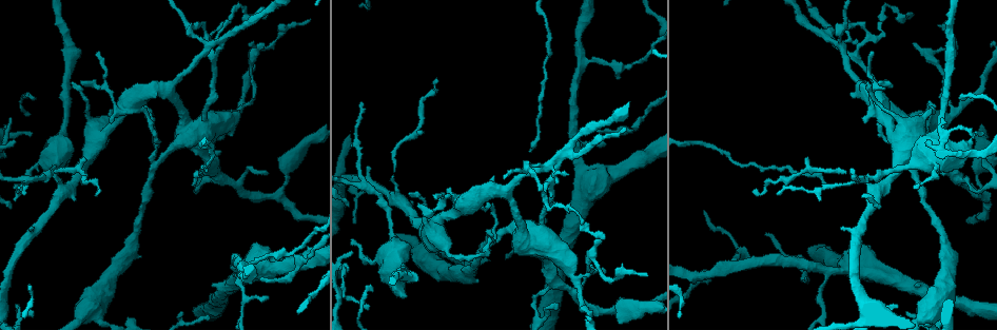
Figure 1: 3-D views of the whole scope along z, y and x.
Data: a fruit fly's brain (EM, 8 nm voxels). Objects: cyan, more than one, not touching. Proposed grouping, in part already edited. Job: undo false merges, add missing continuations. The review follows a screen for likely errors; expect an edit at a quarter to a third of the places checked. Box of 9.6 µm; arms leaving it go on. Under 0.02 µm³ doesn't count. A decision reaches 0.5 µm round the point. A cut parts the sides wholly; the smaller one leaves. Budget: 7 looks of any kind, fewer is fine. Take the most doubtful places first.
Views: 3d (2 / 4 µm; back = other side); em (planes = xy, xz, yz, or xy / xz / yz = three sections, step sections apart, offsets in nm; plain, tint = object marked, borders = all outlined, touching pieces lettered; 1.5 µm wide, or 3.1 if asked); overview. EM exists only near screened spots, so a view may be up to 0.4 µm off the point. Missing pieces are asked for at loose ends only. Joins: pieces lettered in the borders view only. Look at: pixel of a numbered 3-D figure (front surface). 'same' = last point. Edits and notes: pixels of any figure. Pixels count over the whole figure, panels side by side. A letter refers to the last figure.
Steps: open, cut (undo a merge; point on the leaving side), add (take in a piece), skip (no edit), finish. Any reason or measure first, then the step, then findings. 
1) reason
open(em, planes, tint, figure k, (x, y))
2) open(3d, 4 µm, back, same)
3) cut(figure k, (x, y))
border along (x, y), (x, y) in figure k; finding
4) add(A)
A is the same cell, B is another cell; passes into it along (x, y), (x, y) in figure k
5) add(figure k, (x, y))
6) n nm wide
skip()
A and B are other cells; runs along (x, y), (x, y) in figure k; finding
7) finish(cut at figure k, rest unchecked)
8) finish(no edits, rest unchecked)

long arm stops here
open(em, yz, step 8, tint, figure 1, (268, 16))

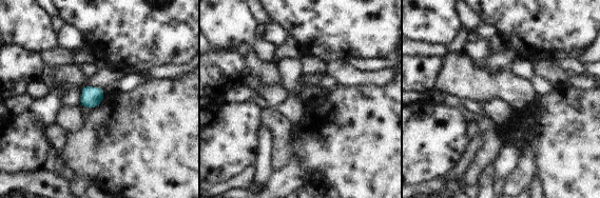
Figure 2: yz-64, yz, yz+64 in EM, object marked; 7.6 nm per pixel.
cut it another way
open(em, planes, borders, same)

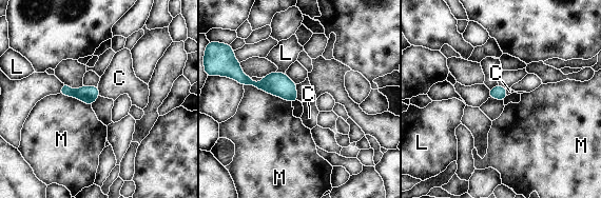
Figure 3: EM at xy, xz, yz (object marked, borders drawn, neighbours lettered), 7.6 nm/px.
100 nm wide
skip()
C, L and M are other cells; border along (97, 86), (99, 95) in figure 3; no lettered piece goes on from it

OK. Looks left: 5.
free end
open(em, planes, borders, figure 1, (99, 191))

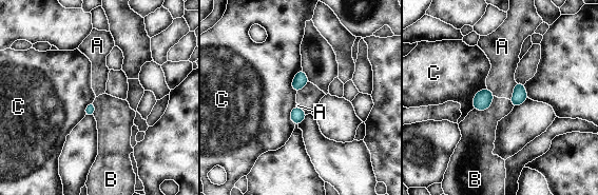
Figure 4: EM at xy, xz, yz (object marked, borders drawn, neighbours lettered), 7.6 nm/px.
skip()
A, B and C are other cells; border along (495, 96), (486, 109), (474, 109) in figure 4; none of them fits

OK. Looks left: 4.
thick turns thin
open(em, planes, tint, figure 1, (287, 166))

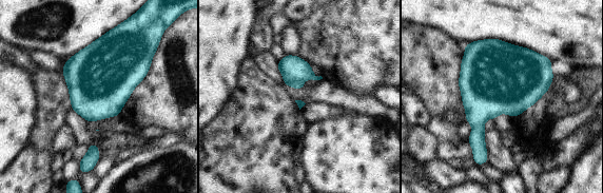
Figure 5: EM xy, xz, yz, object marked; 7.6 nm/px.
open(em, planes, borders, same)

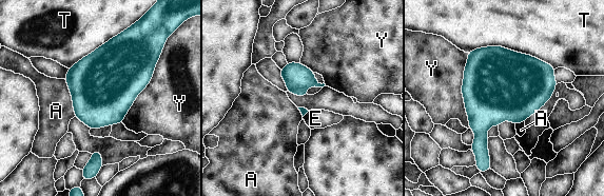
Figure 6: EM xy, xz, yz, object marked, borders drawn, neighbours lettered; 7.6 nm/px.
T touches over 700 nm
skip()
A, E, T and Y are other cells; all the same cell

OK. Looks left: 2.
finish(no edits, rest unchecked)

